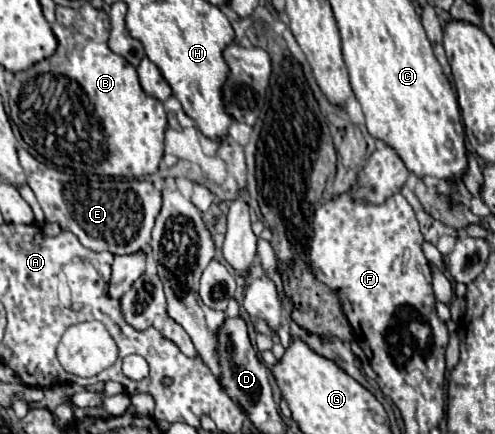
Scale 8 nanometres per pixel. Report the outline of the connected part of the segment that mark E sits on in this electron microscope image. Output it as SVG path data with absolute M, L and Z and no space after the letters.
M19 148L19 160L27 174L27 184L35 192L45 214L45 222L55 222L79 238L93 252L111 252L127 256L141 252L151 242L153 222L161 210L161 192L147 180L107 180L107 190L93 188L83 176L71 176L49 168L35 160L27 150Z

